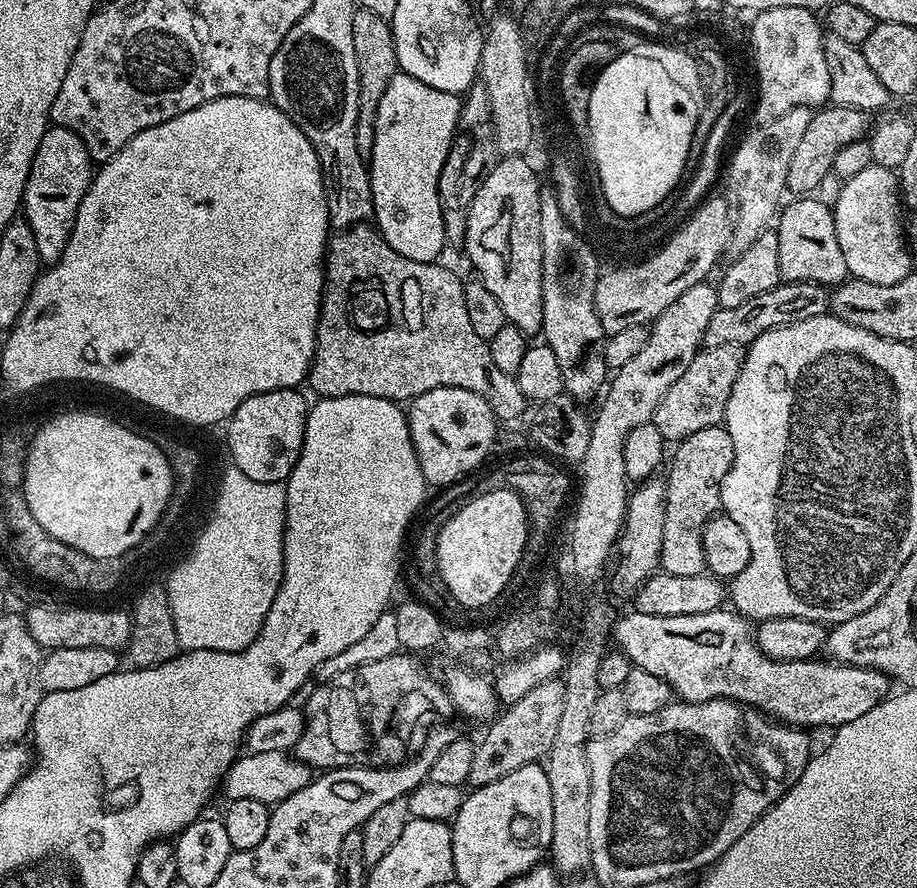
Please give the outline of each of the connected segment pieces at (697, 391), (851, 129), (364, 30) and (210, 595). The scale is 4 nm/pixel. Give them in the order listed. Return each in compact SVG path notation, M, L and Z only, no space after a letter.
M738 344L704 348L696 355L694 362L686 366L686 374L682 374L682 378L678 378L678 382L666 390L658 410L651 418L651 423L664 435L665 441L679 442L698 430L706 430L723 421L734 382L738 382L738 376L744 369L744 354L745 349Z
M824 106L813 111L812 121L806 129L806 134L799 141L791 159L790 170L786 170L787 191L792 194L812 194L816 187L832 172L832 163L842 150L842 146L850 146L854 142L865 139L870 132L869 113L859 112L857 108L838 108Z
M357 7L354 14L354 58L358 58L356 141L360 153L368 154L374 146L374 118L378 114L378 102L382 102L382 94L386 94L386 86L390 86L390 78L394 78L398 65L391 23L385 17L362 7Z
M228 466L220 480L212 517L204 524L192 553L168 576L166 591L181 649L241 652L256 640L262 622L284 580L284 519L286 490L281 482L254 482Z

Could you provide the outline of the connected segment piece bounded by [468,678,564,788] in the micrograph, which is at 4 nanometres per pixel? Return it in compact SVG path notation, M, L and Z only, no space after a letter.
M560 678L542 682L542 686L534 686L534 690L507 705L487 725L488 733L476 744L474 762L470 762L468 784L472 788L481 788L522 766L543 761L554 742L554 734L558 734L563 705L564 681Z

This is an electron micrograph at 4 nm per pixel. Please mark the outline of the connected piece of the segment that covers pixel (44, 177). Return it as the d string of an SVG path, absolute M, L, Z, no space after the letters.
M49 126L38 142L38 150L34 154L34 162L24 187L22 201L22 219L30 226L30 234L34 234L34 246L38 246L38 254L45 265L55 264L66 250L66 242L74 230L78 206L82 202L89 184L92 183L93 175L94 162L88 156L82 138L78 138L78 134L65 128Z

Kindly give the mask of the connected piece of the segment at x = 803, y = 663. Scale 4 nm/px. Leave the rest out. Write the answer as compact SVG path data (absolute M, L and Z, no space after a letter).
M632 610L629 611L629 616L624 616L621 620L619 617L615 621L611 639L615 647L623 652L635 667L650 674L658 674L658 678L670 685L673 693L683 703L734 700L737 704L747 704L749 708L756 708L765 716L793 728L838 729L846 722L854 722L854 718L862 718L866 710L874 710L874 706L878 706L889 695L889 677L873 668L837 664L827 658L775 660L762 654L762 650L756 645L749 621L735 610L724 611L666 618Z

